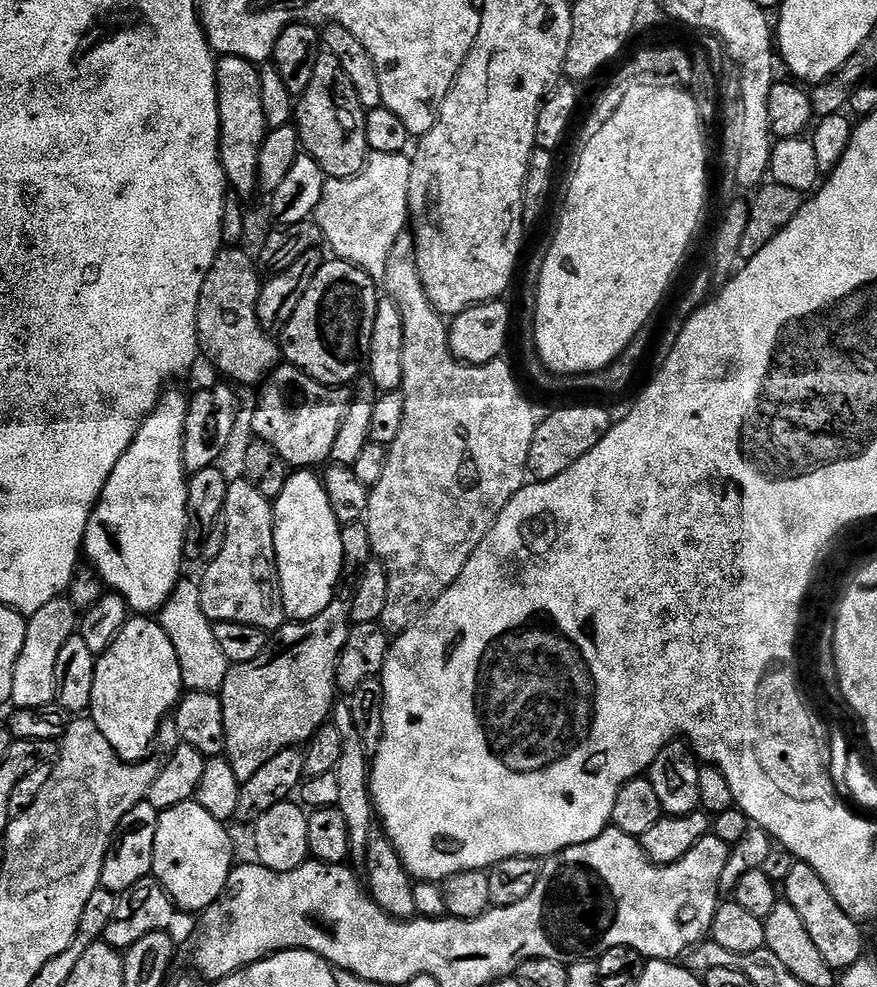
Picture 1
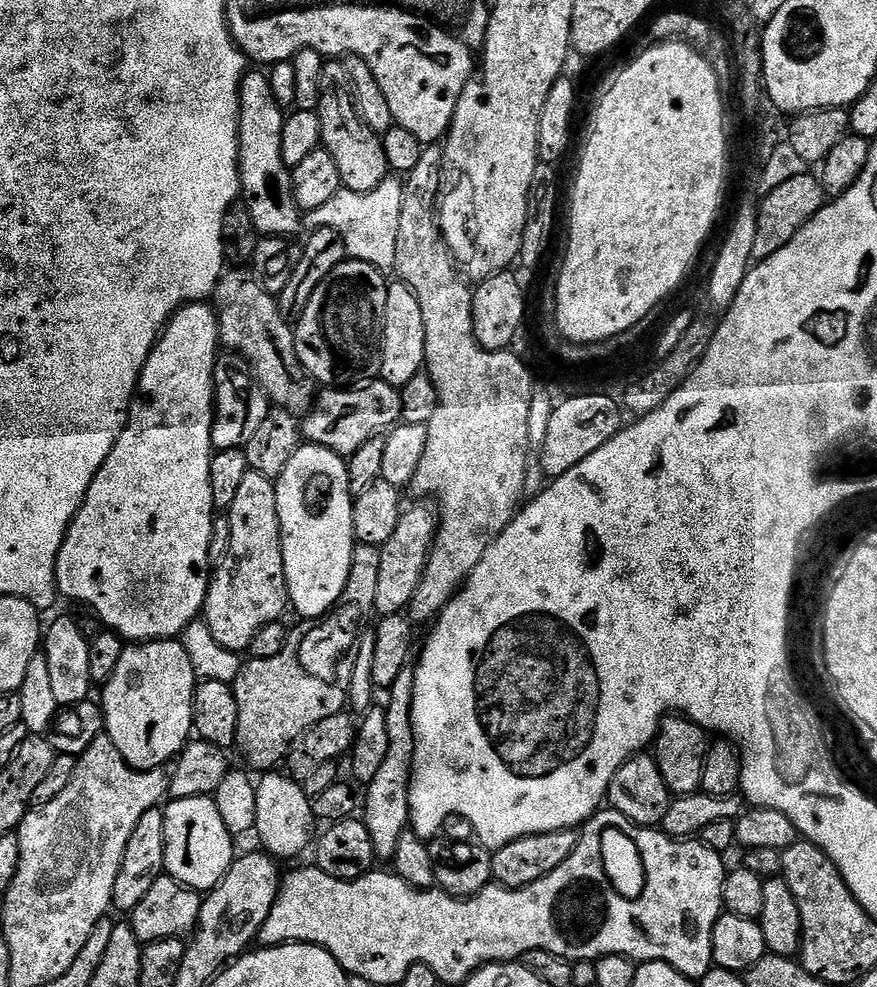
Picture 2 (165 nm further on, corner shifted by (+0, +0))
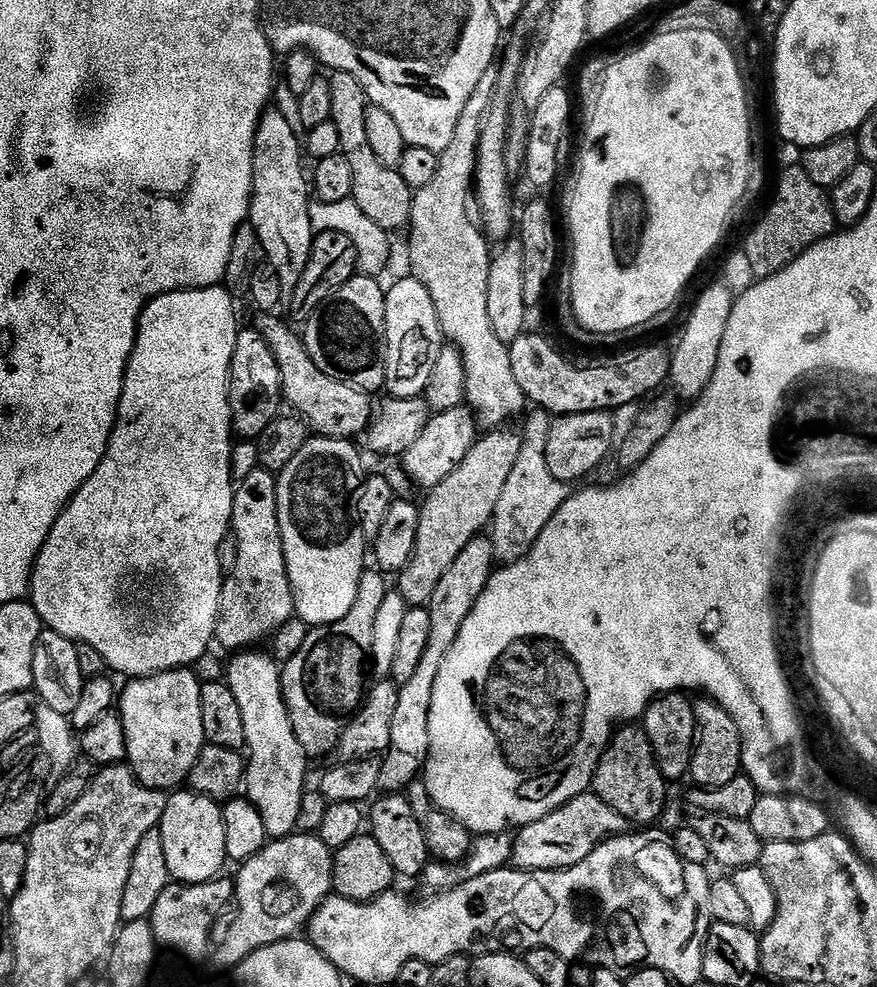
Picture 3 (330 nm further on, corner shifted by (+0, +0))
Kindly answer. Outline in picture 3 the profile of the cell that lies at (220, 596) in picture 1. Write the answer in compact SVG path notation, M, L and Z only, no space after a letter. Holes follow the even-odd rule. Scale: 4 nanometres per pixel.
M256 466L253 467L253 472L248 472L244 477L239 477L238 483L235 485L232 493L232 522L230 525L230 532L236 536L238 542L237 561L234 562L226 572L224 577L224 589L220 595L220 609L218 610L218 618L216 619L216 634L215 639L218 644L224 648L236 648L232 650L248 650L256 644L259 640L267 641L269 637L275 633L276 629L283 626L285 622L293 619L296 610L296 600L292 596L292 587L290 586L290 578L286 570L286 558L284 557L284 547L282 546L282 534L280 533L280 523L278 522L278 498L276 497L276 482L278 479L277 473L268 472L265 468Z

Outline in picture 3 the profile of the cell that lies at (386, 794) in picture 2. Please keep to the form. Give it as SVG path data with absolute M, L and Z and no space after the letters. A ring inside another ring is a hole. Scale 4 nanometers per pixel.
M481 534L474 537L470 546L454 558L454 566L442 574L442 582L438 582L438 590L434 590L431 602L426 606L430 614L430 642L426 642L426 654L422 654L422 662L410 682L399 685L398 710L394 713L392 727L392 747L388 749L380 764L379 791L384 794L400 794L421 775L428 763L430 742L430 706L434 702L434 682L438 682L438 670L442 670L442 662L446 654L450 654L450 646L458 642L458 632L470 612L478 602L482 590L486 590L488 579L492 576L497 563L496 551L491 539Z

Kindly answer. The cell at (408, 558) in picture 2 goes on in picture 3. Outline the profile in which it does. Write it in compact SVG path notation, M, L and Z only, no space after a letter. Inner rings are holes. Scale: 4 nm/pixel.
M496 426L489 436L481 435L454 474L427 489L428 497L420 504L418 542L414 542L414 554L398 576L398 590L410 606L427 606L434 590L438 590L438 582L442 582L442 574L454 566L454 558L491 525L498 510L498 498L502 498L502 490L510 479L510 470L514 470L514 462L518 462L524 441L517 429L515 432L508 427L512 426Z

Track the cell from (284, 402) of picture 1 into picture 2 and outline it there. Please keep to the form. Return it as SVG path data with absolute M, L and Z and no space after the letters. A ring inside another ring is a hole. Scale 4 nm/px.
M369 382L363 386L353 386L347 390L330 388L319 393L318 403L303 417L302 436L309 444L317 444L334 454L347 458L353 456L360 449L362 442L395 428L399 420L400 393L389 384Z

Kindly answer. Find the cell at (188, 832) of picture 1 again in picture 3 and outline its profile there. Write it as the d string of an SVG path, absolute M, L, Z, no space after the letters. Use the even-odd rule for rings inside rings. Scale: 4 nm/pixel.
M176 790L168 796L168 805L158 825L166 850L169 877L182 884L204 884L215 880L226 865L226 826L221 805L209 796L191 790Z

